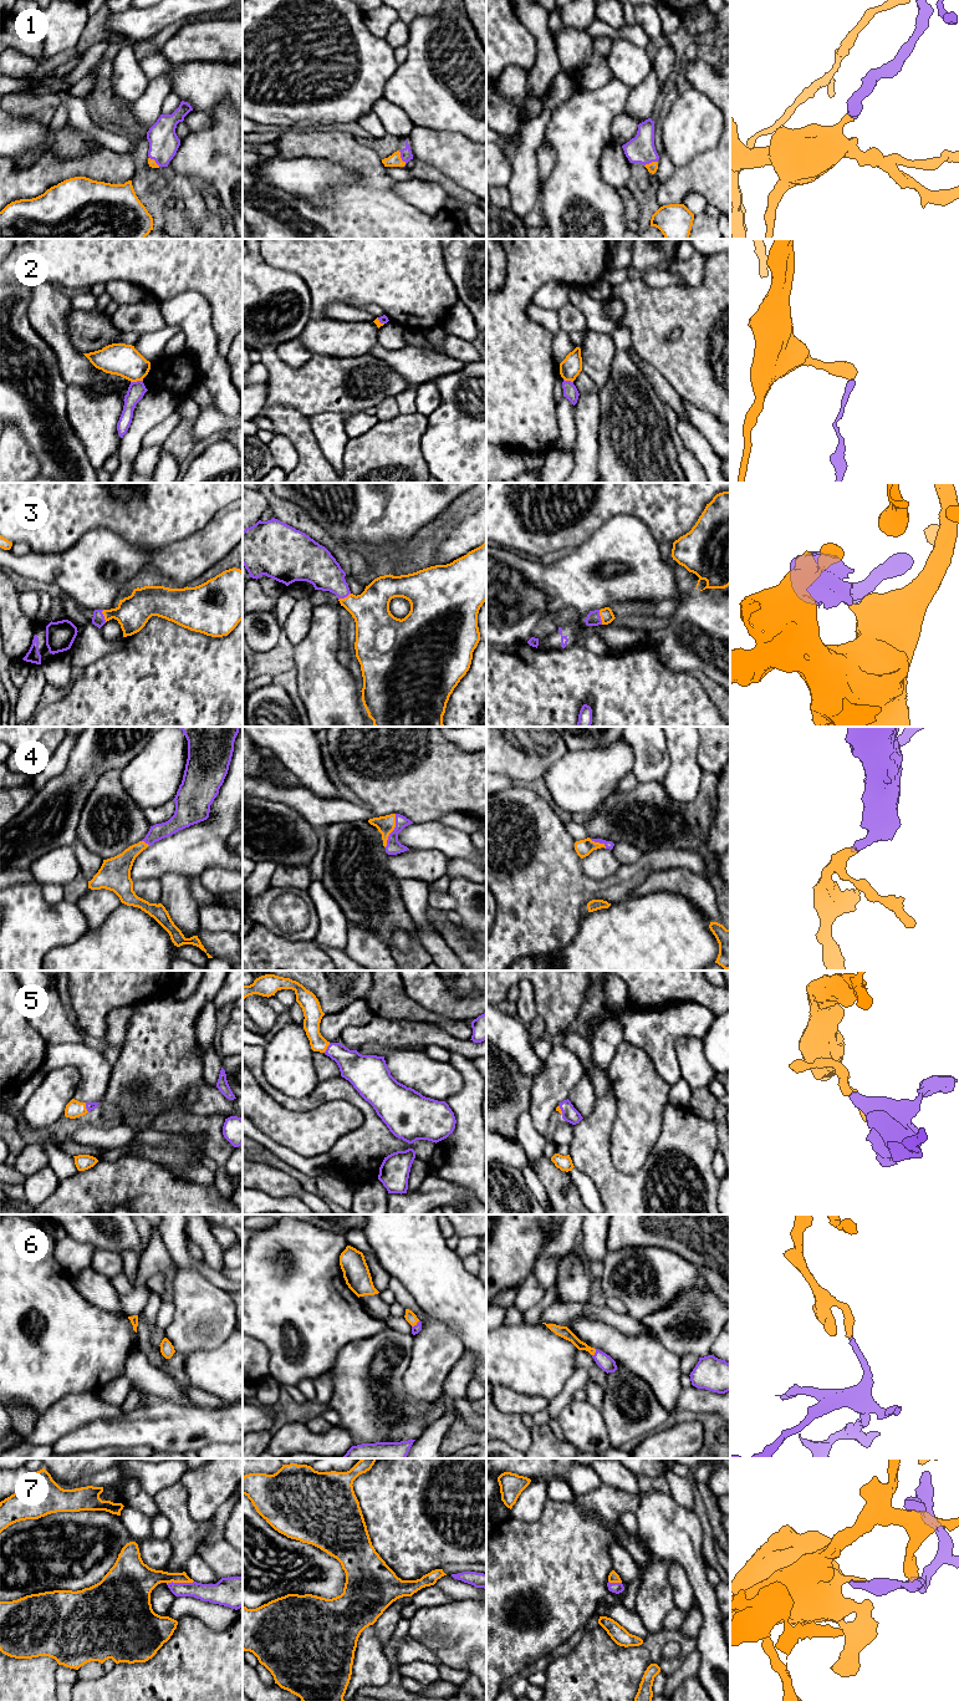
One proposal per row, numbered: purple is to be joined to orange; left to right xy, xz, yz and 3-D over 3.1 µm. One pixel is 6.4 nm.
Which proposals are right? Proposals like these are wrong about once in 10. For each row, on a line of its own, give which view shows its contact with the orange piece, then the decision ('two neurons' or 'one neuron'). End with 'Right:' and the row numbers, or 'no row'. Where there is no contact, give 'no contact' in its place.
1: meets orange in xz; one neuron
2: meets orange in xy; two neurons
3: meets orange in yz; one neuron
4: meets orange in xz; one neuron
5: meets orange in xz; one neuron
6: meets orange in xz; one neuron
7: meets orange in xy; one neuron
Right: 1, 3, 4, 5, 6, 7

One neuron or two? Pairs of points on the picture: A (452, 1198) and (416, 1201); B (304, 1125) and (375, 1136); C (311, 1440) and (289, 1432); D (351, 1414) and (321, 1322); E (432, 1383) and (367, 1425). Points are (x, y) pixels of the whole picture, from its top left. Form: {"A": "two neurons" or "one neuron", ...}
{"A": "one neuron", "B": "two neurons", "C": "one neuron", "D": "two neurons", "E": "two neurons"}

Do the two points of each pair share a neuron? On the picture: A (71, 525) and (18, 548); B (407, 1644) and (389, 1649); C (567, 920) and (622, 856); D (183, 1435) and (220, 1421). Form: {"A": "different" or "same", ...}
{"A": "different", "B": "different", "C": "different", "D": "same"}

